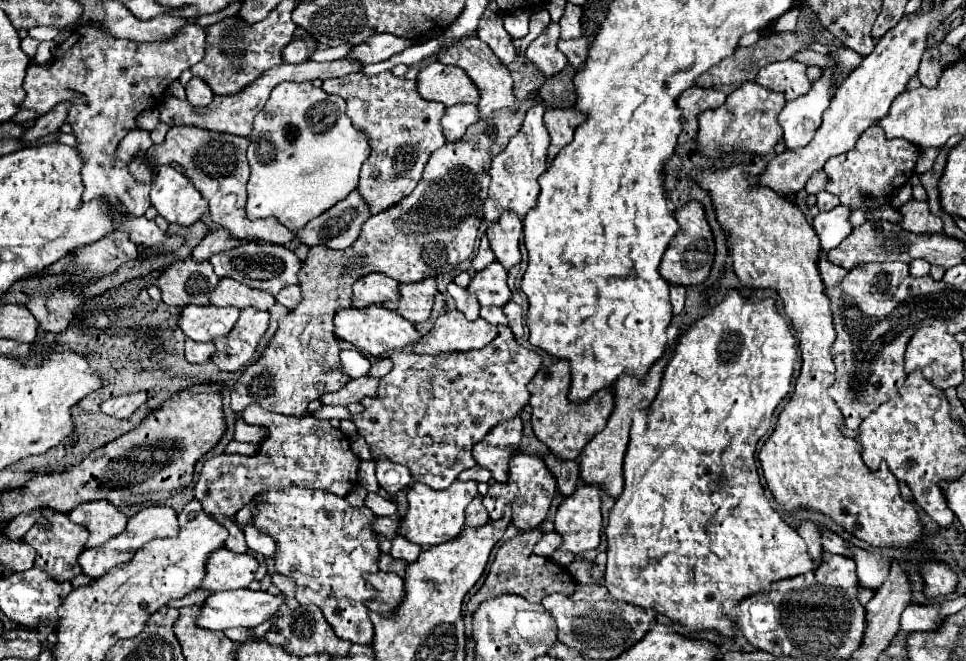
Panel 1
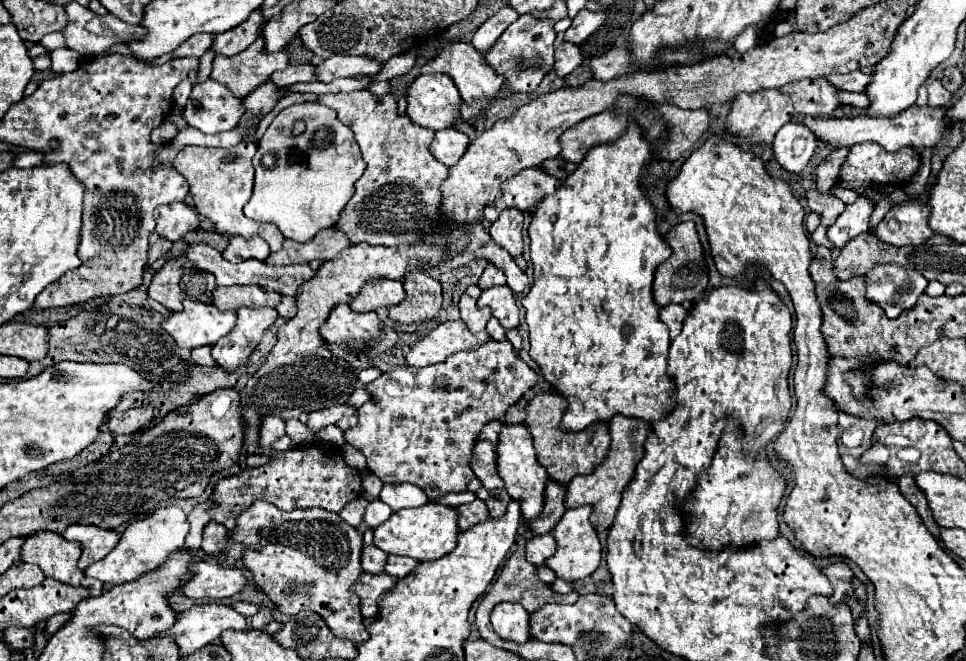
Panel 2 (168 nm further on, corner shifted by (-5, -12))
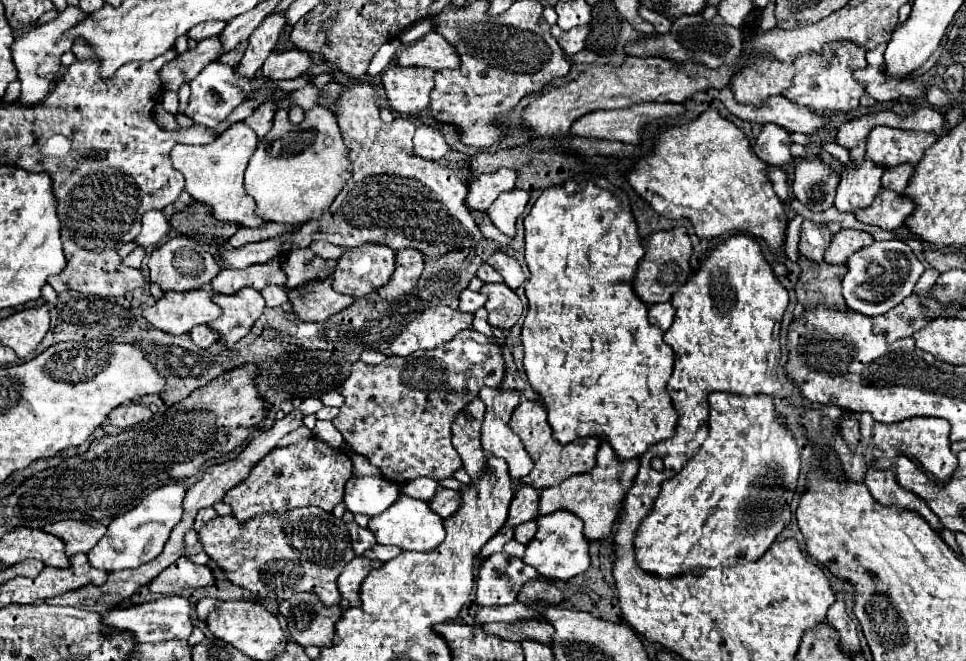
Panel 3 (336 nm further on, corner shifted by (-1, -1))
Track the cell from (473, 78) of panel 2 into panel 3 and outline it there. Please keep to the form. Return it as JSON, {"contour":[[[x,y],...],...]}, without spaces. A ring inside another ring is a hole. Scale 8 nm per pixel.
{"contour":[[[428,32],[424,38],[410,44],[406,50],[402,48],[396,56],[396,62],[400,66],[428,66],[434,70],[460,68],[458,50],[450,46],[450,42],[446,42],[446,38],[438,32]]]}

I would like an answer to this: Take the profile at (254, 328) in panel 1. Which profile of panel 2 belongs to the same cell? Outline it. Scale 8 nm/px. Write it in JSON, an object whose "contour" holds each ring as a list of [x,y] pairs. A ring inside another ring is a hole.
{"contour":[[[270,307],[238,309],[236,315],[238,319],[234,329],[212,347],[212,357],[226,371],[234,371],[248,361],[250,353],[260,343],[264,331],[278,317],[278,313]]]}

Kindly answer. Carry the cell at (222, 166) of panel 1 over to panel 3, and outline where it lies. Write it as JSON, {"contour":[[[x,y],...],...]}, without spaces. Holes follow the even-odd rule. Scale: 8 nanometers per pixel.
{"contour":[[[236,122],[218,142],[210,142],[204,146],[186,146],[178,144],[172,148],[172,166],[184,174],[186,178],[186,192],[212,208],[212,214],[216,220],[234,222],[248,228],[266,226],[266,220],[254,214],[252,198],[244,192],[244,170],[248,166],[248,158],[254,152],[258,142],[258,136],[250,126],[244,122]]]}

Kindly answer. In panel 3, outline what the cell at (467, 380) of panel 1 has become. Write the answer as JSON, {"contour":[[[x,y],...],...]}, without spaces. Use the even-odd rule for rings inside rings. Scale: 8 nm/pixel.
{"contour":[[[474,328],[462,330],[450,342],[424,352],[414,352],[406,358],[390,354],[378,366],[366,366],[360,360],[354,362],[350,378],[340,386],[346,402],[340,408],[340,414],[332,420],[334,426],[342,432],[350,448],[370,460],[372,466],[380,468],[384,478],[390,478],[396,484],[406,484],[416,478],[434,478],[444,480],[452,478],[454,472],[462,466],[462,460],[452,446],[452,424],[462,408],[478,398],[482,388],[500,388],[506,374],[502,348],[492,336],[484,336]]]}

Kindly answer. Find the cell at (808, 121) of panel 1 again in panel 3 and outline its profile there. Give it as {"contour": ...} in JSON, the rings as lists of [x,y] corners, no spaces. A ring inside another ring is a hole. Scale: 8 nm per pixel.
{"contour":[[[764,124],[758,140],[756,140],[756,146],[754,146],[754,152],[760,160],[768,162],[770,166],[784,166],[788,162],[792,162],[792,152],[790,152],[790,146],[792,146],[792,140],[790,140],[792,132],[788,132],[786,128],[778,126],[778,124]]]}

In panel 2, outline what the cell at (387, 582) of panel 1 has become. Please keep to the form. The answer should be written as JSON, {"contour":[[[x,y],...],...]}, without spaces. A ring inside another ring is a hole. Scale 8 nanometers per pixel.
{"contour":[[[362,573],[358,581],[352,585],[352,591],[360,597],[360,607],[362,607],[362,617],[374,617],[378,611],[378,597],[386,591],[390,591],[396,585],[396,577],[390,577],[386,573],[372,575],[372,573]]]}

